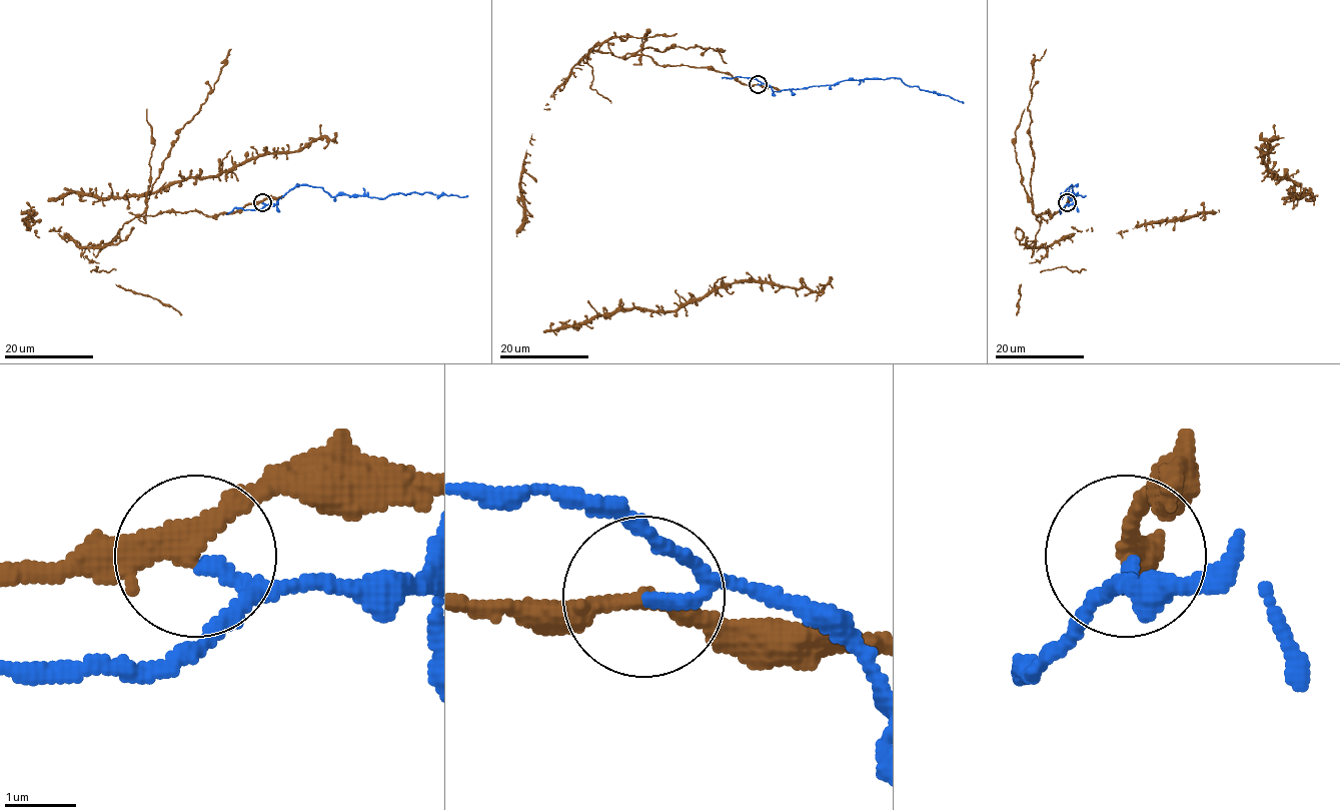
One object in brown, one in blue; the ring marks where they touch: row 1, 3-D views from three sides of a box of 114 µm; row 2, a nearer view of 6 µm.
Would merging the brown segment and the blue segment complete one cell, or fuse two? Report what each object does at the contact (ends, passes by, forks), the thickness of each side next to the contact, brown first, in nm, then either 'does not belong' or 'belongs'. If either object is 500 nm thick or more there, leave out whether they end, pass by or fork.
brown passes by; blue passes by; 240 nm thick on the brown side, 110 nm on the other; does not belong

